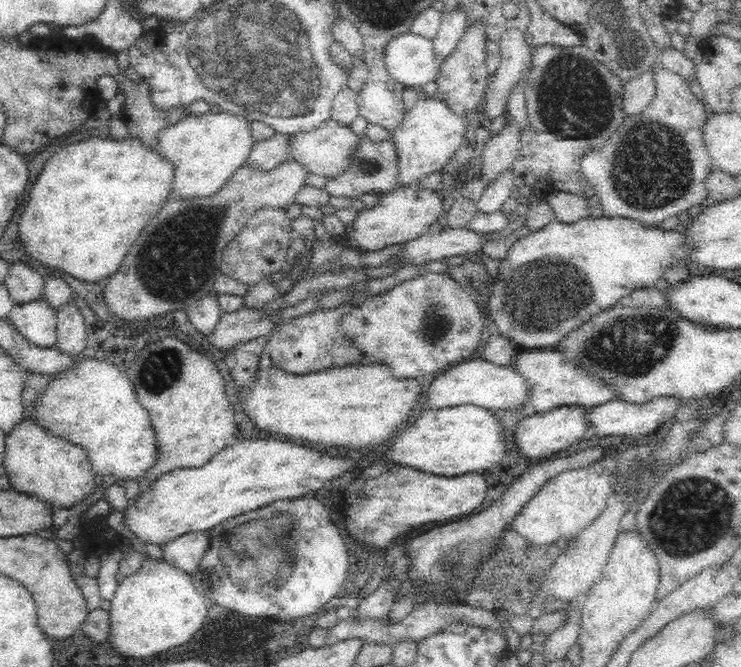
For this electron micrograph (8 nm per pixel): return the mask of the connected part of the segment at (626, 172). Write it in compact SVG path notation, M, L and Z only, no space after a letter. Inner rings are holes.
M656 64L654 69L656 69L656 92L654 98L639 113L625 115L622 124L616 128L612 133L612 136L609 136L599 149L588 151L581 160L581 171L584 173L589 186L592 187L594 193L598 194L598 198L600 198L600 203L598 205L600 206L600 210L602 210L600 216L603 218L617 217L624 220L636 221L636 223L642 225L644 228L651 228L668 218L677 216L679 212L685 212L693 206L703 206L710 202L710 196L705 185L705 180L714 169L712 159L703 143L701 135L701 124L708 113L708 109L704 102L698 100L694 95L694 92L692 92L688 85L690 81L688 78L682 77L676 72L670 72L669 70L661 68L659 64Z

